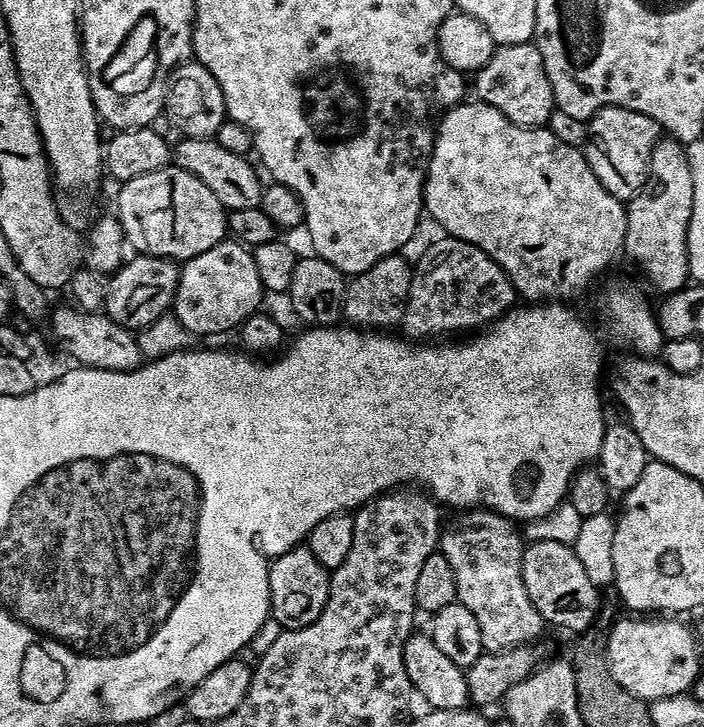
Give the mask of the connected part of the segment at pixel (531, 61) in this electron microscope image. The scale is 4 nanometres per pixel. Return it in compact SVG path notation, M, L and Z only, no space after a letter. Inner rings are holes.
M535 43L499 45L490 60L475 73L474 79L475 99L479 103L494 106L510 122L521 124L524 128L547 125L554 111L552 83Z

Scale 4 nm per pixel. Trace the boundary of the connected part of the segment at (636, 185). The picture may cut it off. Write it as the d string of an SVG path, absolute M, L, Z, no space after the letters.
M599 108L587 121L587 126L588 138L582 151L590 170L594 170L598 182L614 194L614 198L621 202L631 200L648 180L650 154L662 136L660 125L654 122L654 118L629 108Z

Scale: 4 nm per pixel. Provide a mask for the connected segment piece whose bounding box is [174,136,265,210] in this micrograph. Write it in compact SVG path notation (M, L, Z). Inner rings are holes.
M189 136L181 141L181 144L177 143L174 148L175 167L186 170L206 182L206 186L210 186L210 191L218 197L218 202L222 202L224 209L242 210L260 206L260 196L264 193L265 185L260 184L261 173L255 163L251 164L248 156L239 156L231 150L226 150L215 138Z

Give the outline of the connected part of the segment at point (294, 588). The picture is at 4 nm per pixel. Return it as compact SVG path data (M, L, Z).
M297 546L268 566L268 585L270 586L270 616L277 620L281 629L305 628L322 614L328 601L328 578L330 572L310 554L307 546Z

